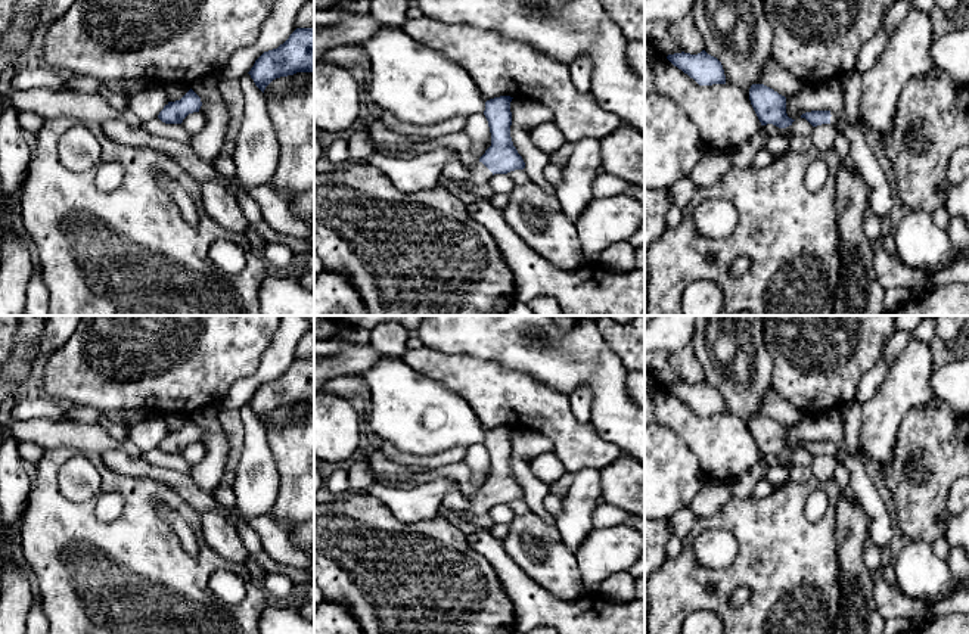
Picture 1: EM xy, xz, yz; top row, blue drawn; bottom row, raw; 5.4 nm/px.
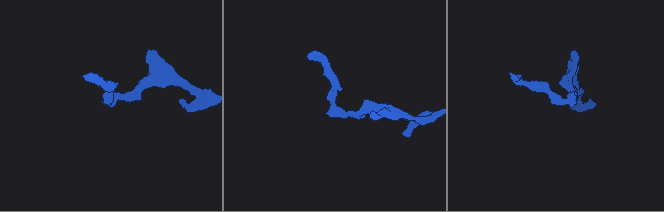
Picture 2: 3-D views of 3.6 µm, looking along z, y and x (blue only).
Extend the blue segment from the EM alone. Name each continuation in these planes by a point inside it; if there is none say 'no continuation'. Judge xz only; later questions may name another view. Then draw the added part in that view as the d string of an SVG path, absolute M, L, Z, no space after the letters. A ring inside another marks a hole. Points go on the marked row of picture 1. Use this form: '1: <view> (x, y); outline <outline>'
1: xz (480, 174); outline M478 161L478 164L470 170L470 177L460 184L465 189L469 189L470 186L475 186L475 184L488 183L491 177L493 177L493 173L482 162Z

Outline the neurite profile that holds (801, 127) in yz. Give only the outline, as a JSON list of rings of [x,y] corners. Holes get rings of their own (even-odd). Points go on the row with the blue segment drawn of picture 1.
[[[805,118],[795,119],[789,127],[782,128],[782,137],[791,139],[793,136],[808,137],[813,133],[813,125]]]

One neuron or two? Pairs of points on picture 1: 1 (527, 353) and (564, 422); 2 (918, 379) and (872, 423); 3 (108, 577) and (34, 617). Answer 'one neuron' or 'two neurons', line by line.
1: two neurons
2: one neuron
3: two neurons

